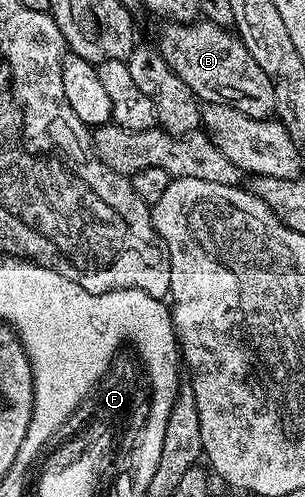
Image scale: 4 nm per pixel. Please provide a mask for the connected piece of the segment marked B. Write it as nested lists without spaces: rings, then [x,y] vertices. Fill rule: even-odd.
[[[198,18],[192,24],[174,24],[172,22],[162,23],[161,33],[155,41],[161,57],[191,86],[191,90],[202,102],[220,102],[230,104],[235,110],[247,114],[251,118],[268,120],[276,113],[277,103],[275,102],[275,89],[271,86],[271,78],[263,74],[259,62],[251,58],[247,46],[237,37],[236,31],[230,30],[226,25],[216,24],[211,20]]]

